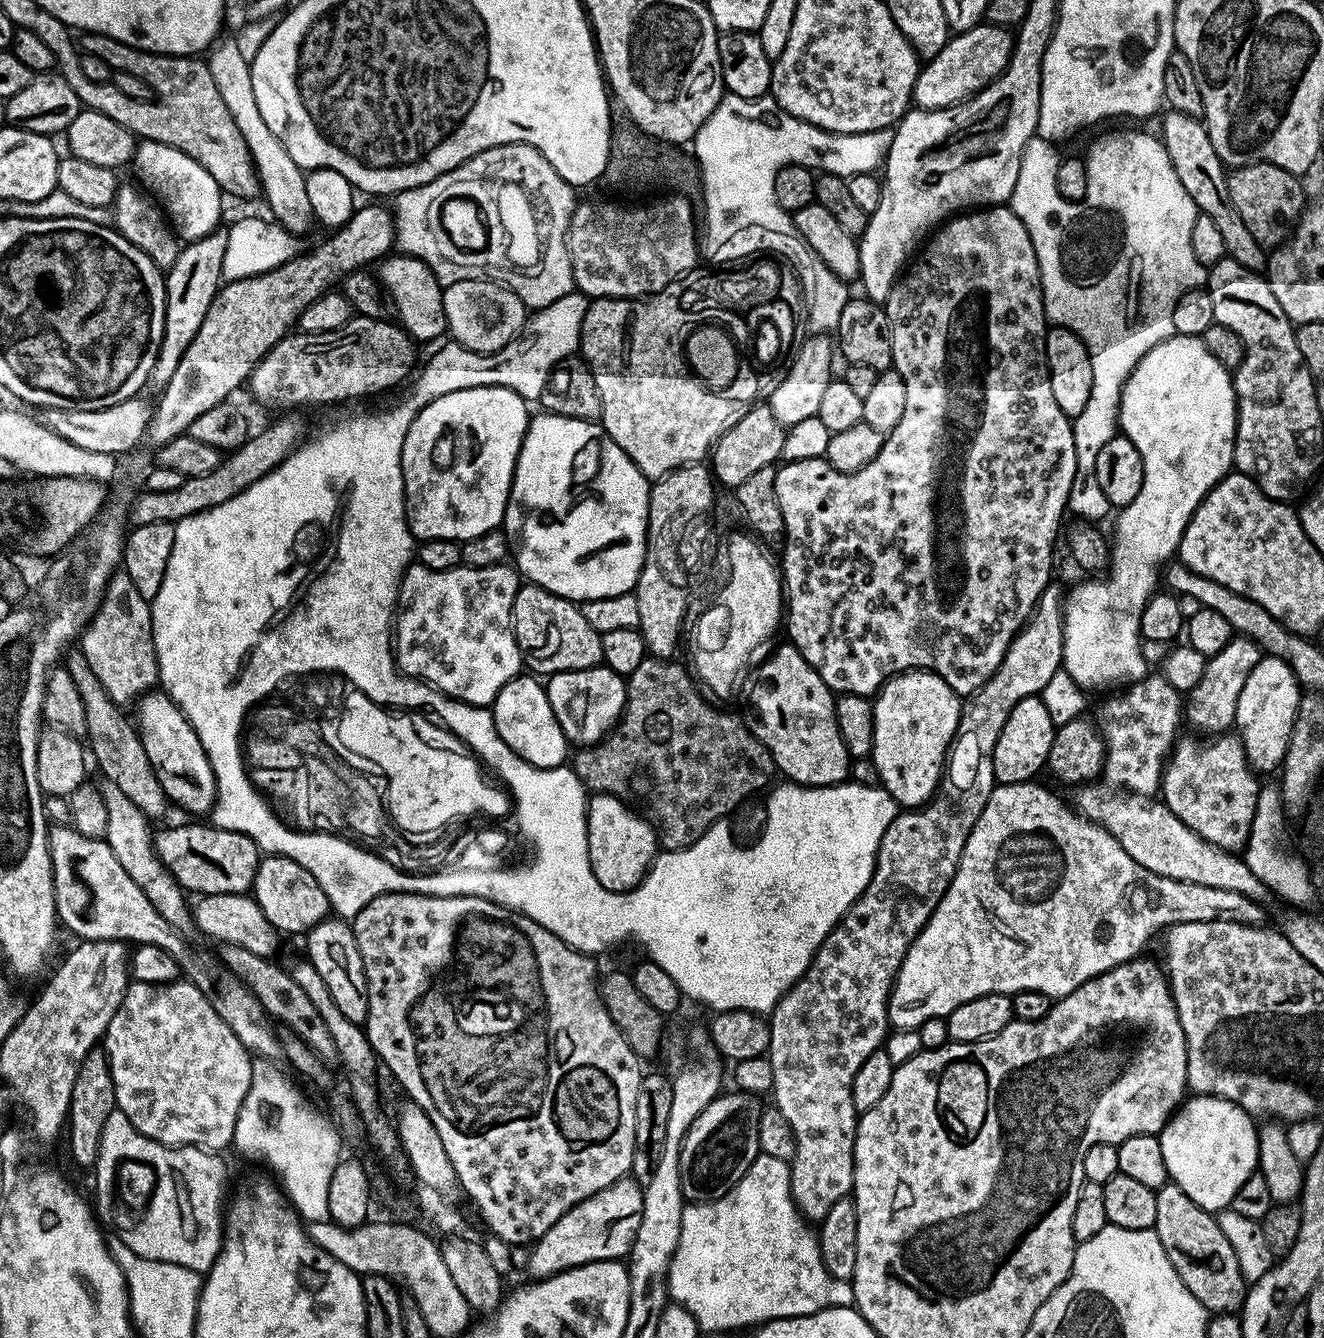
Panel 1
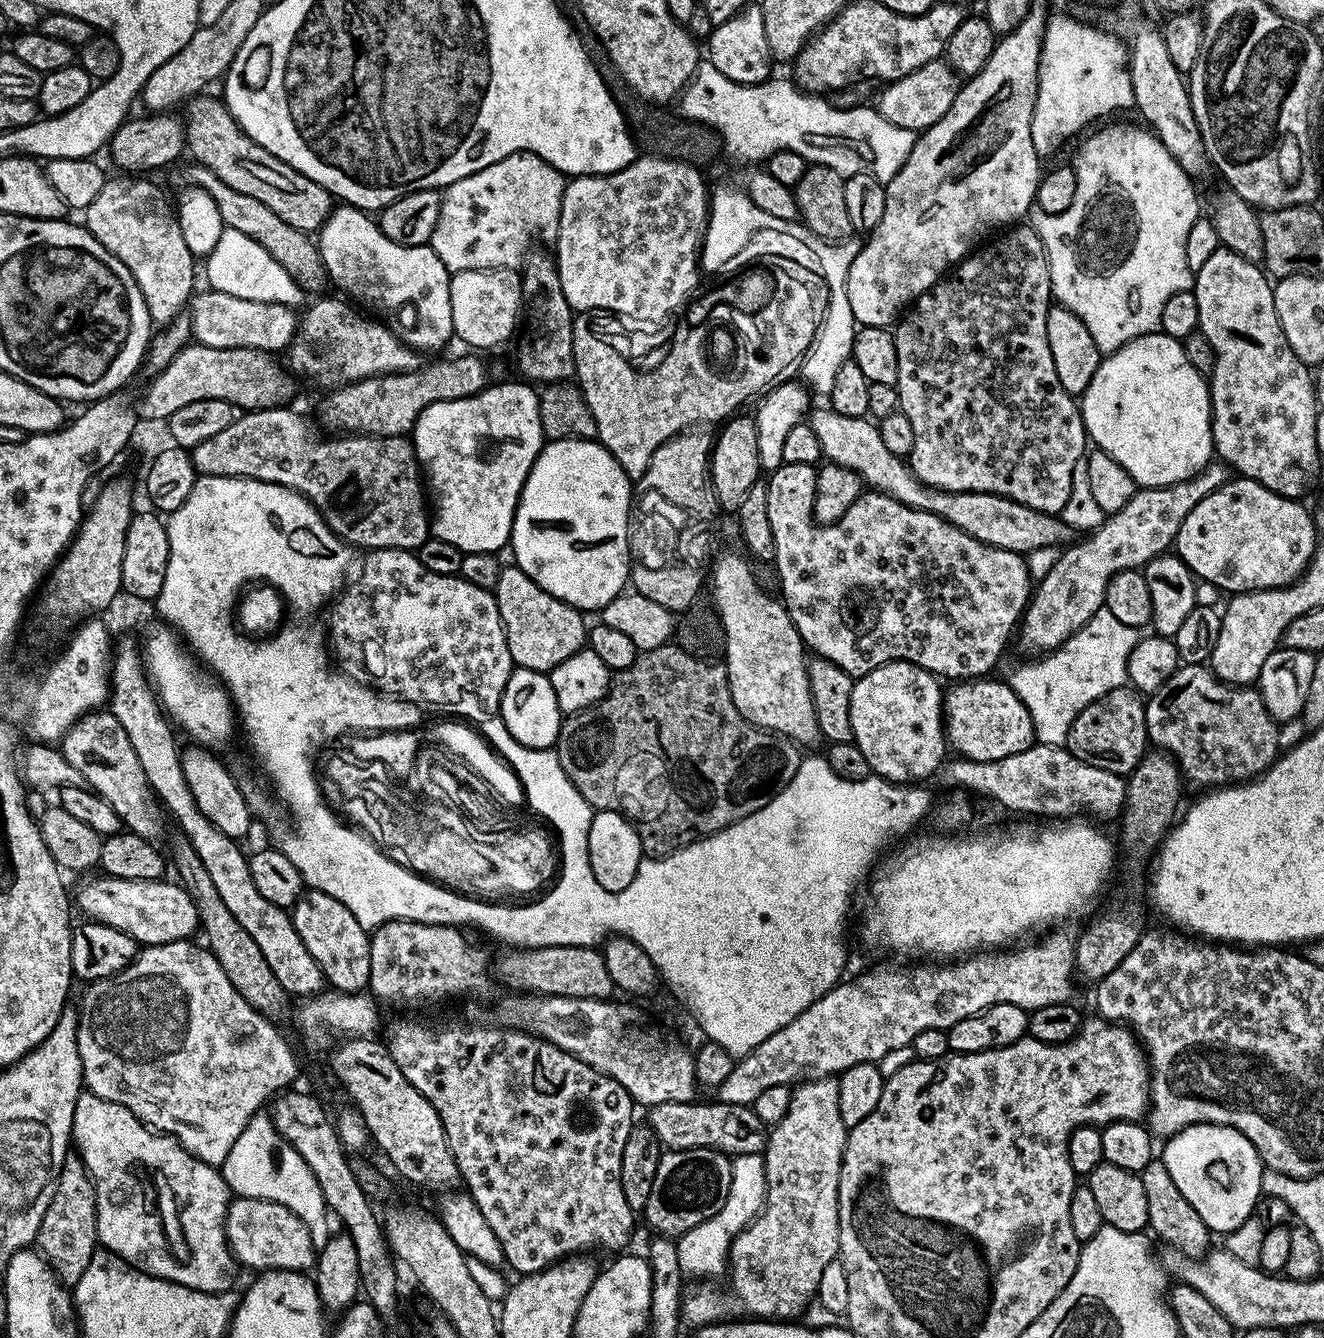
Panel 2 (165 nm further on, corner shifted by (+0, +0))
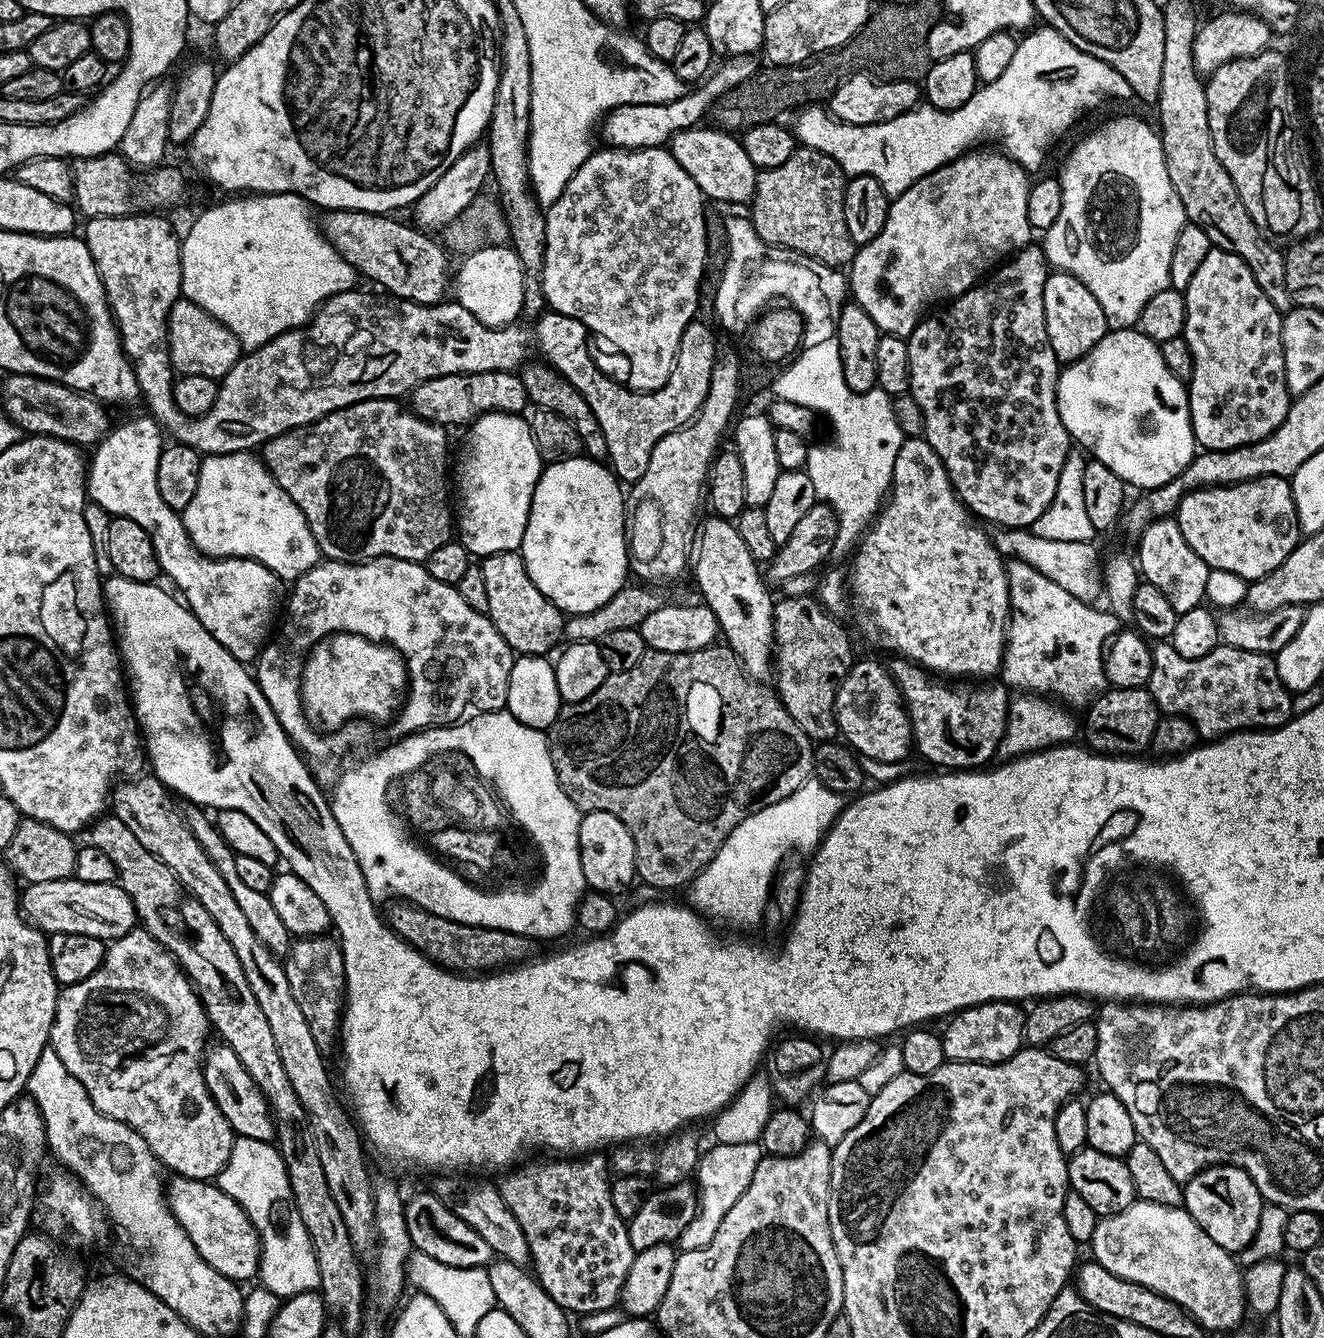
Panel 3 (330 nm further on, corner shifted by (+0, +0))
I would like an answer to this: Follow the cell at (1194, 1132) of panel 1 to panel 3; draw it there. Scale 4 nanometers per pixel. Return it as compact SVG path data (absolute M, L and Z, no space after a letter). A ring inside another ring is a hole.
M1216 1164L1213 1168L1204 1168L1197 1176L1191 1176L1183 1190L1183 1207L1192 1215L1194 1222L1202 1226L1214 1242L1218 1242L1218 1246L1239 1254L1255 1239L1259 1216L1266 1201L1246 1170L1233 1164Z

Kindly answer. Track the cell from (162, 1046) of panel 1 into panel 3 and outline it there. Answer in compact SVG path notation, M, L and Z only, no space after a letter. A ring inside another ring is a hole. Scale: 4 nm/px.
M137 926L107 945L99 970L90 978L61 991L50 1047L62 1058L62 1066L82 1082L97 1110L139 1132L169 1173L211 1181L227 1166L236 1135L204 1081L206 1068L200 1063L206 1060L208 1032L210 1036L204 1003L192 981L185 978L184 969L152 935Z

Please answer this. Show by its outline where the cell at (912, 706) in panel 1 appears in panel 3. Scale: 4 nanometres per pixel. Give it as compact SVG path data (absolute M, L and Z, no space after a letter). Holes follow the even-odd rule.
M857 659L836 695L836 727L855 751L882 762L898 763L913 751L912 724L887 667L876 660Z

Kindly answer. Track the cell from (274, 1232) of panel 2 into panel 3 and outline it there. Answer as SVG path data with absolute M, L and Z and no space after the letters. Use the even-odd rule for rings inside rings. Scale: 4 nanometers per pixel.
M173 1175L166 1188L166 1195L169 1206L172 1208L174 1218L185 1228L186 1234L190 1236L194 1246L202 1258L206 1260L218 1273L226 1278L237 1282L244 1282L251 1276L255 1277L260 1271L260 1235L256 1232L255 1225L252 1224L246 1210L230 1194L224 1192L219 1183L206 1180L191 1180L185 1176Z

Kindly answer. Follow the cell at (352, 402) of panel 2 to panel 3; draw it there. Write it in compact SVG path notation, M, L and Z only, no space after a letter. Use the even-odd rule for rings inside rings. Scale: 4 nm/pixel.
M515 371L499 372L463 372L462 374L446 374L438 378L430 378L416 385L410 393L410 407L417 416L431 424L449 426L461 424L467 426L487 412L523 413L530 401L526 394L526 386Z

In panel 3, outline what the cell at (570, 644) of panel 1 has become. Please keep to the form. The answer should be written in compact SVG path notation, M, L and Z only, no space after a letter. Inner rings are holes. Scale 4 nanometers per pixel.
M519 551L499 552L483 557L479 565L482 579L486 581L486 615L492 619L493 626L502 634L502 638L513 653L524 656L540 656L548 652L556 643L561 643L564 635L565 613L554 602L550 602L534 586L530 574L524 565L524 557Z

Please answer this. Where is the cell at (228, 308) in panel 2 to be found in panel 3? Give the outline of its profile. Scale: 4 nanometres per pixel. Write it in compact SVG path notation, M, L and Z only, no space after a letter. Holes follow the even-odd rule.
M178 299L168 315L166 344L168 340L168 356L177 368L180 376L202 374L202 378L223 381L226 373L240 359L242 349L238 338L218 318L211 316L202 306L186 299Z

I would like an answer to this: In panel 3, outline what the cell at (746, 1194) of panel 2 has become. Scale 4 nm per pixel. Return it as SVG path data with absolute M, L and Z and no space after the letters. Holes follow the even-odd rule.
M713 1143L713 1148L703 1153L700 1163L694 1173L698 1181L698 1195L700 1198L700 1211L697 1212L694 1222L686 1226L678 1241L681 1249L701 1248L714 1238L714 1230L718 1230L718 1222L726 1218L726 1210L742 1198L746 1186L750 1186L750 1178L754 1178L754 1170L758 1170L758 1162L762 1155L759 1143L744 1145L724 1145Z

